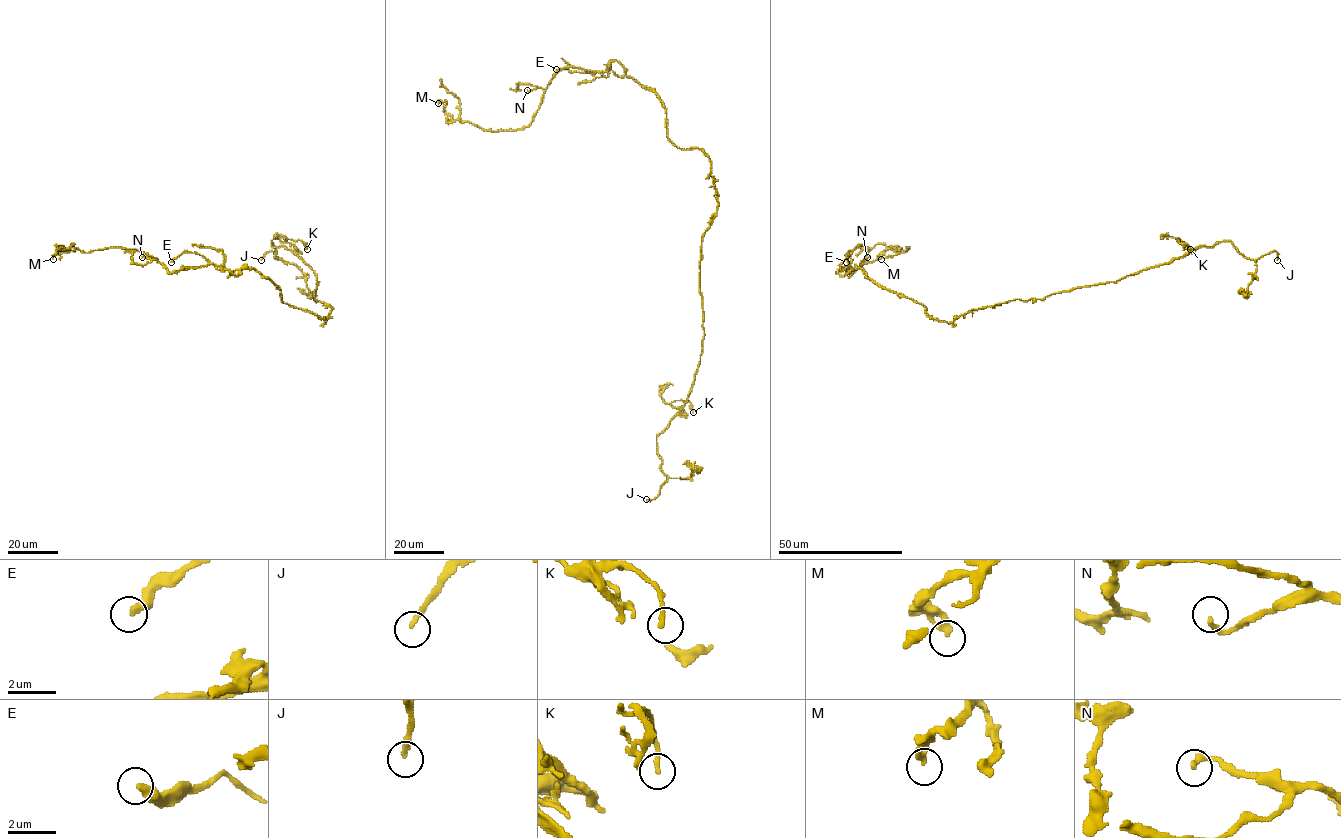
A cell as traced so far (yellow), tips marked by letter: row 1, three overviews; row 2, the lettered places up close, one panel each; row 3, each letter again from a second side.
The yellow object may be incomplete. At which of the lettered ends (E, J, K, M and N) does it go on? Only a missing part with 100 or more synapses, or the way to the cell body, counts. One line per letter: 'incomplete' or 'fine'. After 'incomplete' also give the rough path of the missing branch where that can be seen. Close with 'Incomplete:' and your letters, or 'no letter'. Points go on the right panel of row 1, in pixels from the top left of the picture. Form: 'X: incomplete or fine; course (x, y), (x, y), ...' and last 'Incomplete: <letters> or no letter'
E: fine
J: incomplete; course (1277, 260), (1298, 231), (1306, 232)
K: fine
M: fine
N: fine
Incomplete: J

